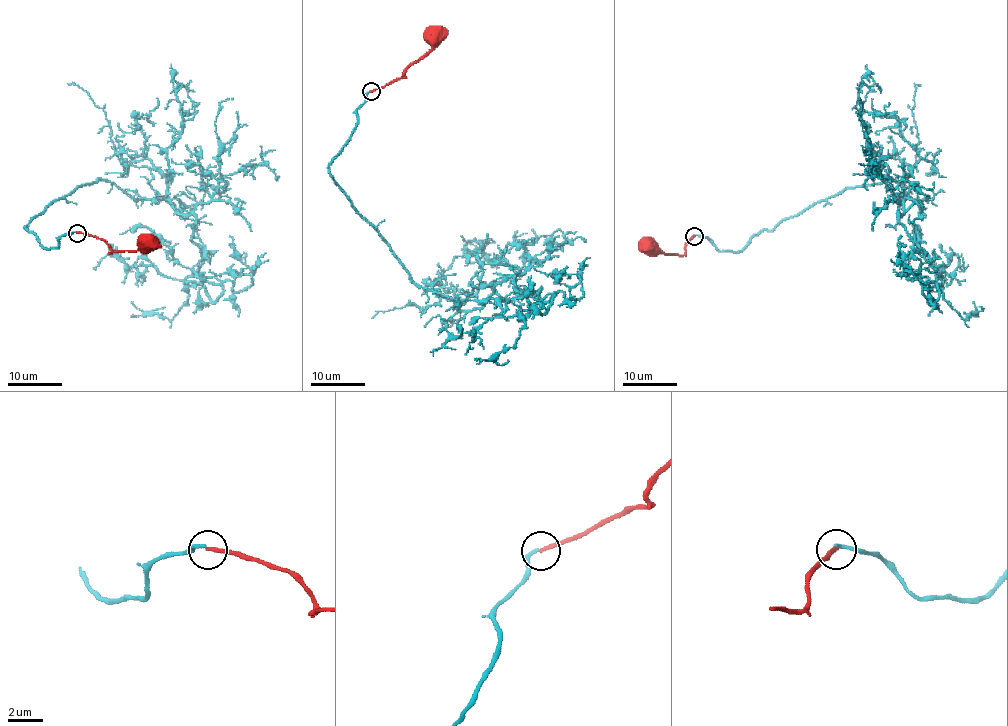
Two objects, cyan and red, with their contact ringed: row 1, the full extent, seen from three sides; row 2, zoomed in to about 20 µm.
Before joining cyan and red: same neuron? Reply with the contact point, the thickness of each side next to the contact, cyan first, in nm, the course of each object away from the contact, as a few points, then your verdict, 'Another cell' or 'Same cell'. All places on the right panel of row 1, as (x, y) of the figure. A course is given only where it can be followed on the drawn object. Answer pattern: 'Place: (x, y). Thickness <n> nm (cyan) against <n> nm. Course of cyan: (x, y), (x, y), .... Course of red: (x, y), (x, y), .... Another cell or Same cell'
Place: (694, 236). Thickness 220 nm (cyan) against 200 nm. Course of cyan: (694, 235), (740, 251), (814, 204), (892, 180), (926, 198), (898, 221), (927, 291), (893, 269). Course of red: (695, 236), (688, 241), (683, 255), (648, 253), (646, 246). Another cell

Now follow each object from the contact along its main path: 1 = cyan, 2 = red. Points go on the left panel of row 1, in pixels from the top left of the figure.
1: (76, 232), (46, 248), (24, 227), (103, 179), (190, 213), (205, 254), (193, 269), (251, 285), (210, 269)
2: (78, 233), (101, 238), (111, 252), (146, 250), (147, 243)

